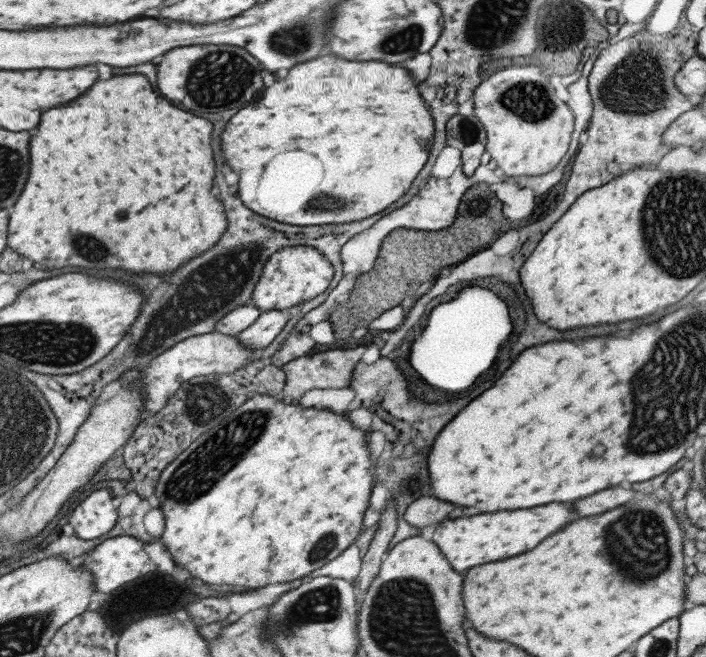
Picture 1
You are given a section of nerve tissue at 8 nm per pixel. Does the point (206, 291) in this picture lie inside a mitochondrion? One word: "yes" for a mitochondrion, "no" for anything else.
yes

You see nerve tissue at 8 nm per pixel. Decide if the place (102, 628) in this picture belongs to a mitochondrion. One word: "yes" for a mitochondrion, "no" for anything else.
no

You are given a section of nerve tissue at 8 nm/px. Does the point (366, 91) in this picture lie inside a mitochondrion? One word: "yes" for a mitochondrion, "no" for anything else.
no

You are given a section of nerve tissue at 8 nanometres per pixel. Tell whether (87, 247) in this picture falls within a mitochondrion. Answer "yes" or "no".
yes

